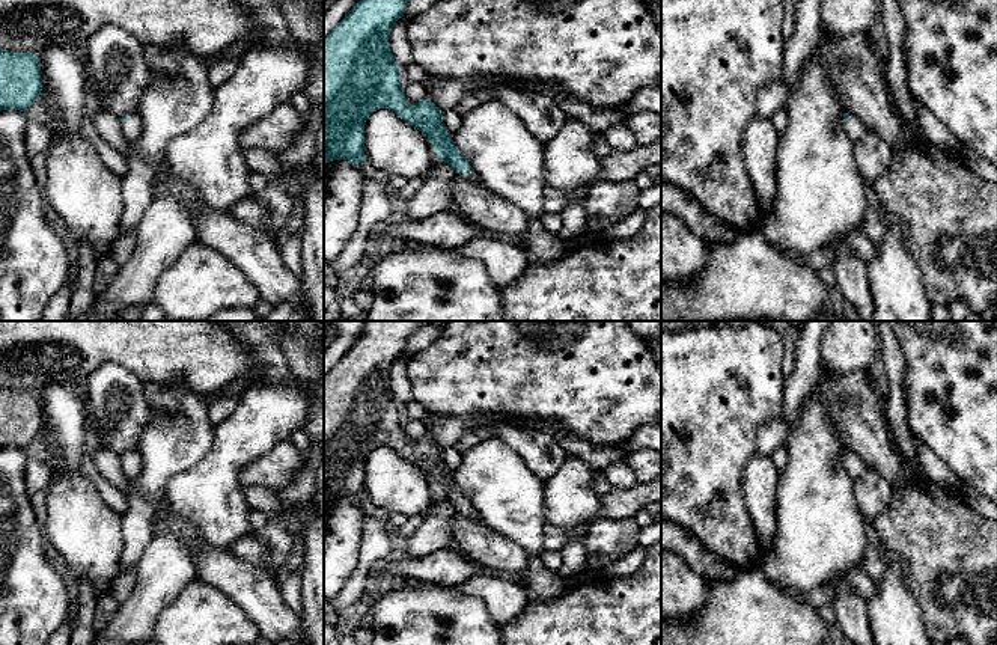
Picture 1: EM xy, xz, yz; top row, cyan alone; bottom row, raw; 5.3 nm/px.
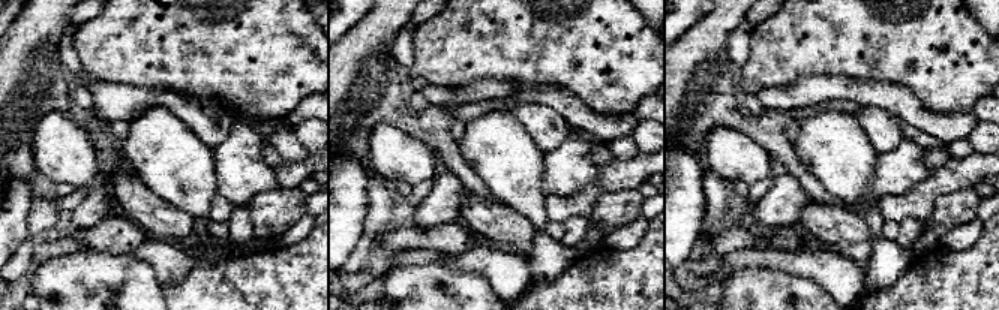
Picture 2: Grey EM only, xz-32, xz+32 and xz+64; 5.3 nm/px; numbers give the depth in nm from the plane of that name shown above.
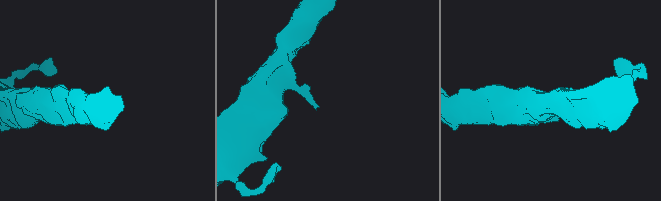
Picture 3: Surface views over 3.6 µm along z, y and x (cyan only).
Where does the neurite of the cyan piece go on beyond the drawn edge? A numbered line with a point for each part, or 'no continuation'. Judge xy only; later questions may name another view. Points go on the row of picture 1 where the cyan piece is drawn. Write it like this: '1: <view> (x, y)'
1: xy (131, 128)

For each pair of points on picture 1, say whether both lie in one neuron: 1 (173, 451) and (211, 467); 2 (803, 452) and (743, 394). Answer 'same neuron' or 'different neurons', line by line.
1: different neurons
2: different neurons

